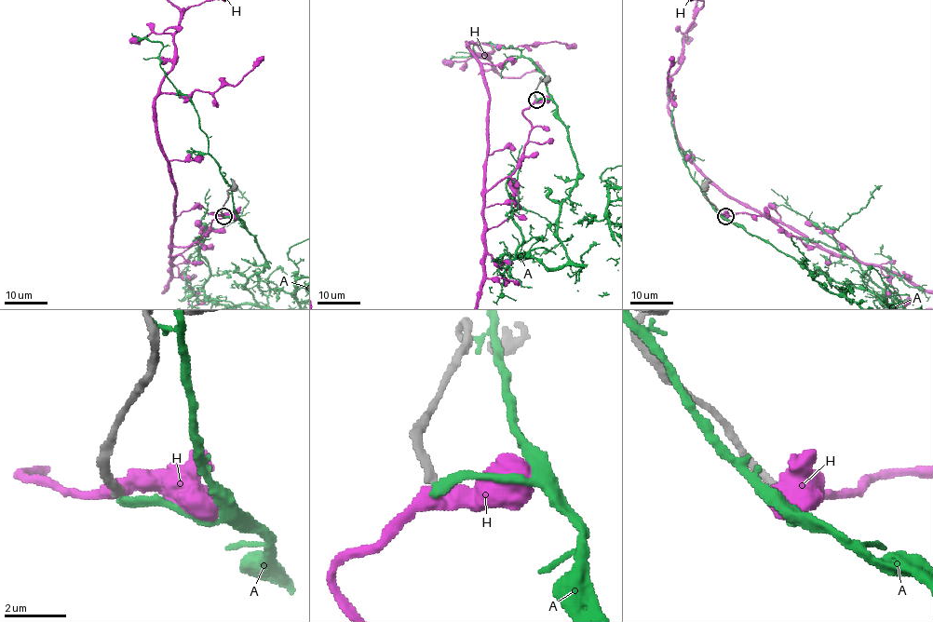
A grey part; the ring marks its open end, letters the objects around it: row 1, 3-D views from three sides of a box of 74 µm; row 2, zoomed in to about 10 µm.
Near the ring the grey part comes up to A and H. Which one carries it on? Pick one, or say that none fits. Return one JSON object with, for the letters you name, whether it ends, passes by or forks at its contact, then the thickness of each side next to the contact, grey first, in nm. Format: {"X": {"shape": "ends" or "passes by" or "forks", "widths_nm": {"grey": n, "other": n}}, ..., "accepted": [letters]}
{"H": {"shape": "passes by", "widths_nm": {"grey": 260, "other": 440}}, "accepted": ["H"]}

